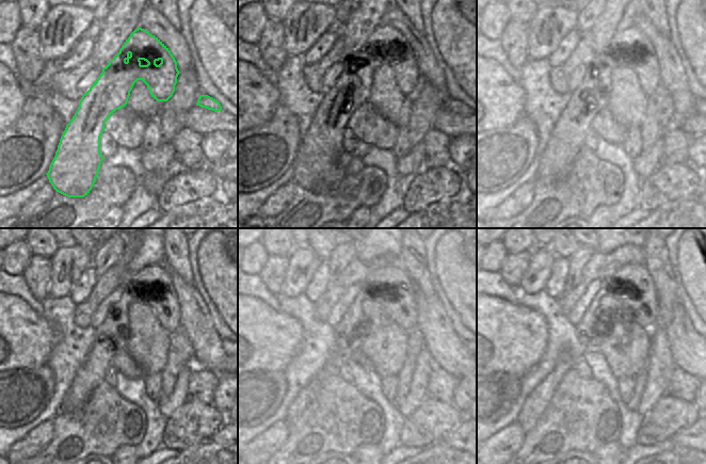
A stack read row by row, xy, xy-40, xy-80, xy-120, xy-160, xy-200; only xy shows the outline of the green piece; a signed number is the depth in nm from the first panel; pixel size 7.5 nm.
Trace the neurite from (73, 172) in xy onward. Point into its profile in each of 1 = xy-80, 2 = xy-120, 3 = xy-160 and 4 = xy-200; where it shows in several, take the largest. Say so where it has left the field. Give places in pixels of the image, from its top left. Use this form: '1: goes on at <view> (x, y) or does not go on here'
1: goes on at xy-80 (567, 137)
2: goes on at xy-120 (155, 282)
3: goes on at xy-160 (399, 292)
4: goes on at xy-200 (632, 281)

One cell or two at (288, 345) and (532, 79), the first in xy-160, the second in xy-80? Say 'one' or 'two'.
two

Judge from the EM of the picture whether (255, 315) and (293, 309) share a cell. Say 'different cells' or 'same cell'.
different cells

